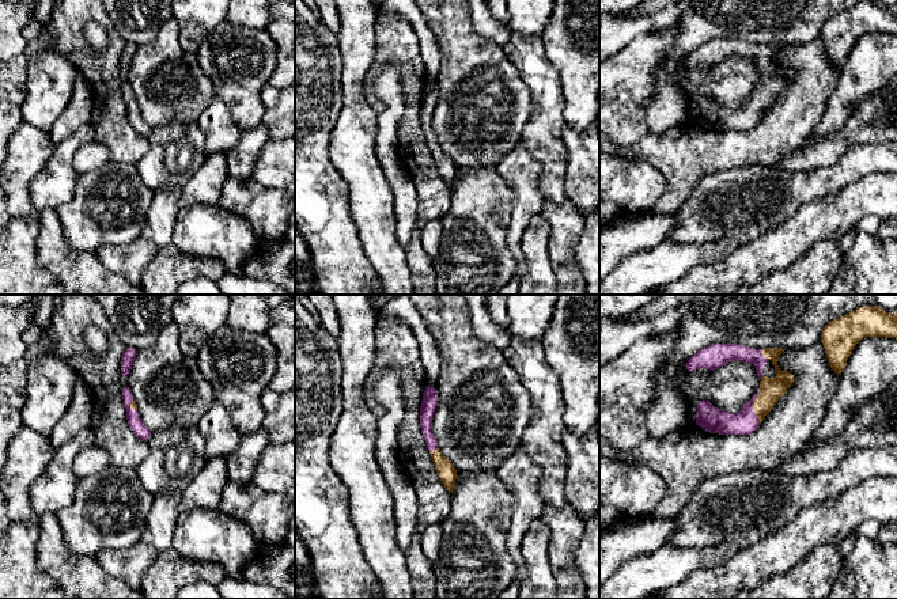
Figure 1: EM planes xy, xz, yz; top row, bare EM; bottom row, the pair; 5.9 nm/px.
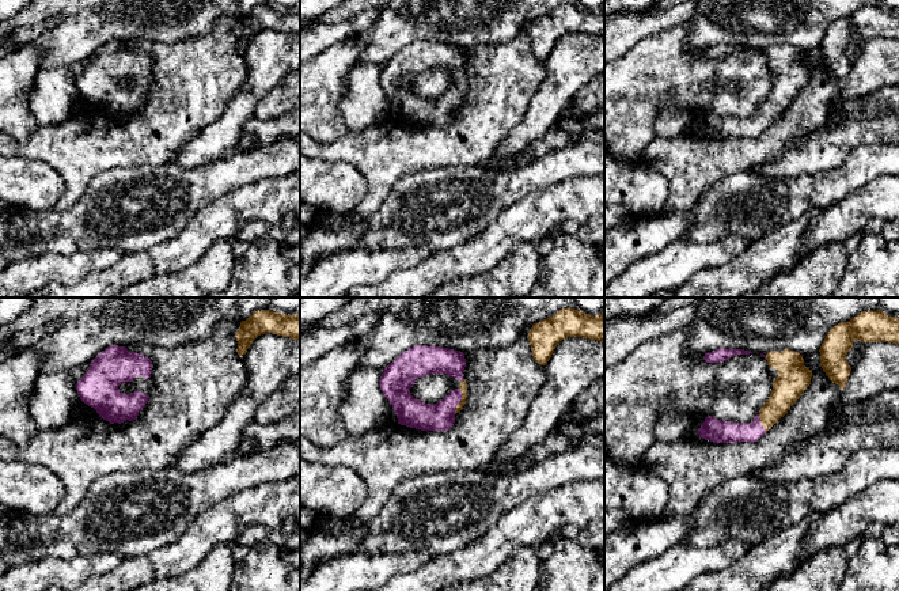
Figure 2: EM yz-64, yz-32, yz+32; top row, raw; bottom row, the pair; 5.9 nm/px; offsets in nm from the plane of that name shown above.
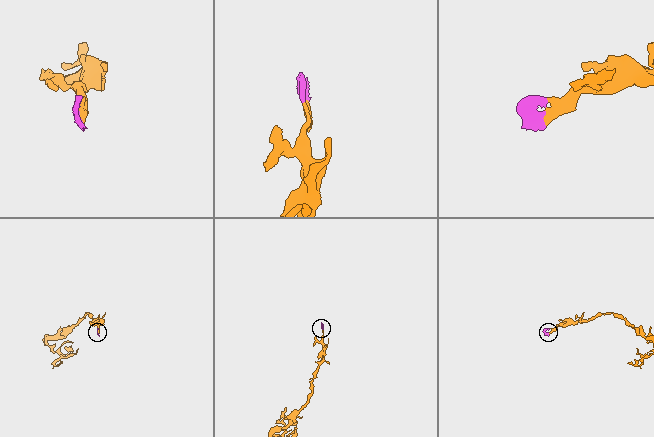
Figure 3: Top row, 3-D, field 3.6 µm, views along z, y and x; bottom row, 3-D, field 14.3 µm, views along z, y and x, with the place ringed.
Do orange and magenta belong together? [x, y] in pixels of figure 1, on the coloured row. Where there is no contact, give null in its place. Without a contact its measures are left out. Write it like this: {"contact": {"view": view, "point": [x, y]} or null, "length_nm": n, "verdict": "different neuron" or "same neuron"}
{"contact": {"view": "yz", "point": [752, 406]}, "length_nm": 200, "verdict": "same neuron"}

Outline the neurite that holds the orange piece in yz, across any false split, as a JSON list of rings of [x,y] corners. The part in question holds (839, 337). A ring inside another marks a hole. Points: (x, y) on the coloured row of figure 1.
[[[862,306],[829,322],[822,330],[821,342],[830,368],[836,374],[844,372],[856,344],[867,337],[897,340],[897,314],[886,312],[877,306]]]

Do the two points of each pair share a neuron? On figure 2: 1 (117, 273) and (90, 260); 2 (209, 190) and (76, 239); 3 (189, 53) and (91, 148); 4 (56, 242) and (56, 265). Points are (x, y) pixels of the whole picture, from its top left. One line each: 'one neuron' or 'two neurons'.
1: two neurons
2: one neuron
3: one neuron
4: two neurons

